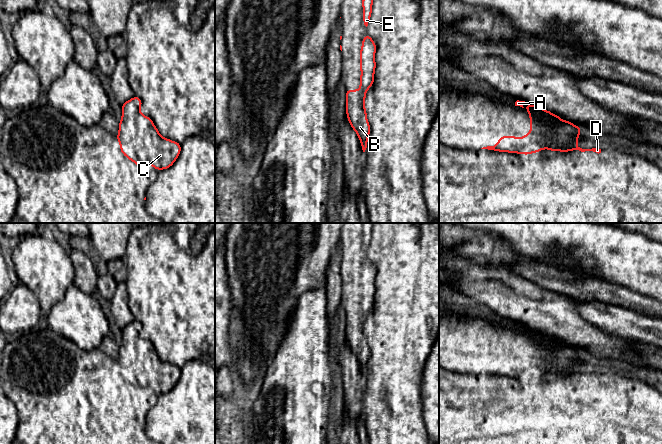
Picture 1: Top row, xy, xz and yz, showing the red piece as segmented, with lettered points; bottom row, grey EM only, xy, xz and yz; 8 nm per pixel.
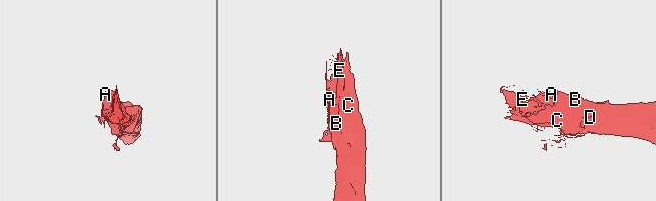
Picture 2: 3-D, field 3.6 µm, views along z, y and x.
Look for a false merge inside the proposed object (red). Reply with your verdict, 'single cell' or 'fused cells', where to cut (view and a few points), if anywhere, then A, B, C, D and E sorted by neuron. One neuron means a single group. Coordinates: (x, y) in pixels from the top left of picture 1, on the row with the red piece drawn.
single cell; no cut; A B C D E

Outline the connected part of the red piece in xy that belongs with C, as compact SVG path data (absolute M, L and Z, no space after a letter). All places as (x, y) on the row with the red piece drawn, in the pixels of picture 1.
M134 96L122 104L122 119L116 135L124 156L142 170L144 164L152 165L157 171L168 169L178 158L181 144L163 138L151 118L142 115L142 100Z

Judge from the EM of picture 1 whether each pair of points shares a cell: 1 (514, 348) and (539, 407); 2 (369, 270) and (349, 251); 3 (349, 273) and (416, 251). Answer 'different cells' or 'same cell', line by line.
1: different cells
2: same cell
3: different cells

